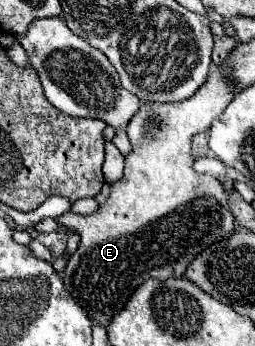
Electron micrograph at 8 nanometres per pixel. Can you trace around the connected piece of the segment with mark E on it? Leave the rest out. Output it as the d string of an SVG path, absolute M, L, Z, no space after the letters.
M214 66L208 74L208 80L206 84L192 96L188 98L186 102L176 102L176 104L142 104L142 108L138 110L138 114L130 120L130 124L126 126L126 134L132 142L132 152L126 156L126 166L124 166L124 176L122 180L114 182L112 188L110 188L110 198L104 206L100 206L100 210L92 216L80 216L80 214L66 214L66 218L58 218L60 224L64 226L70 226L74 228L80 236L82 236L82 242L78 246L78 250L70 256L70 262L68 262L68 268L64 270L64 284L68 288L68 292L72 294L72 298L78 302L78 306L82 306L82 310L86 310L88 318L102 324L102 326L108 326L110 324L110 318L114 318L114 314L118 314L118 310L122 310L122 306L126 306L130 294L142 284L146 282L148 278L158 278L162 282L166 282L166 278L180 278L186 270L186 266L194 260L196 254L200 254L204 250L204 246L216 242L218 238L226 238L234 232L234 216L230 214L228 210L228 196L222 188L222 184L210 176L210 174L198 174L194 172L192 164L194 164L194 158L192 158L192 152L190 152L190 142L192 142L192 136L198 134L198 132L206 132L210 128L210 124L222 114L222 110L228 106L228 102L232 100L232 82L228 80L228 76L222 72L222 68Z

